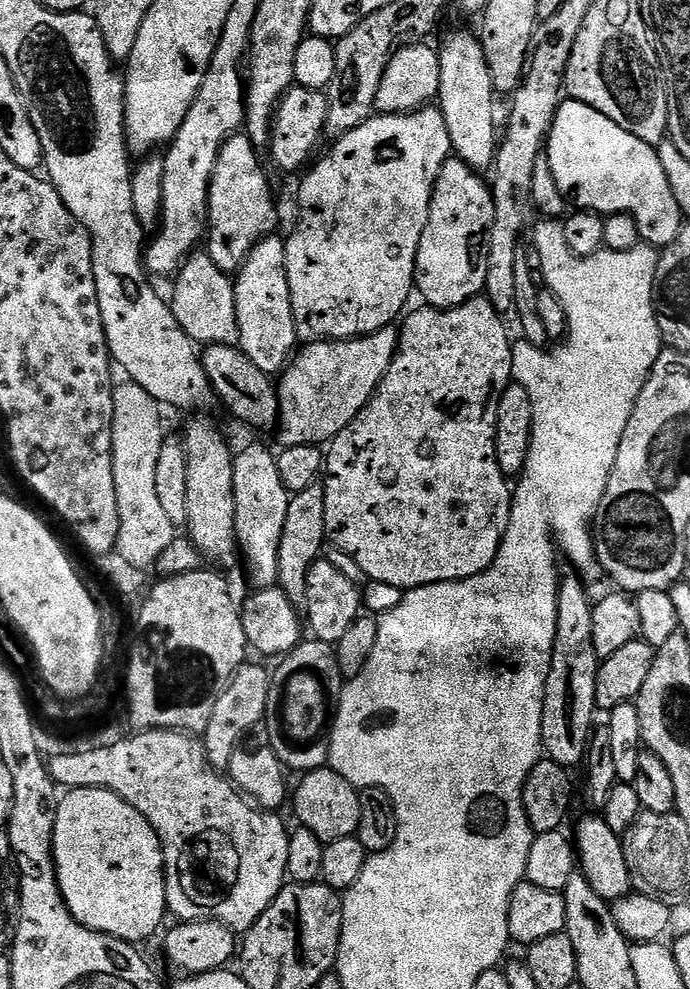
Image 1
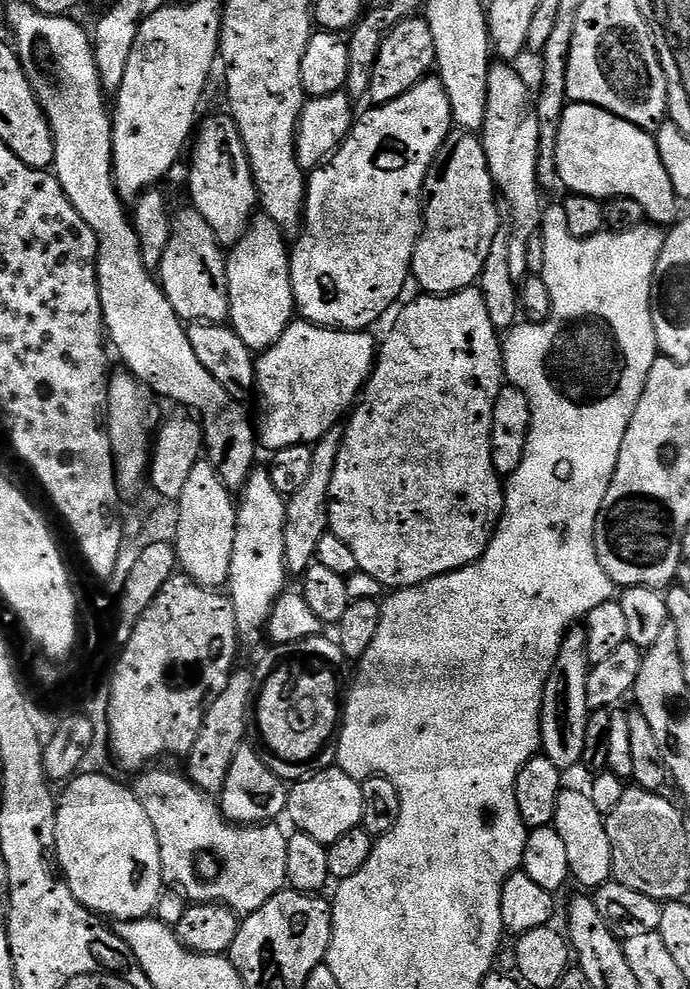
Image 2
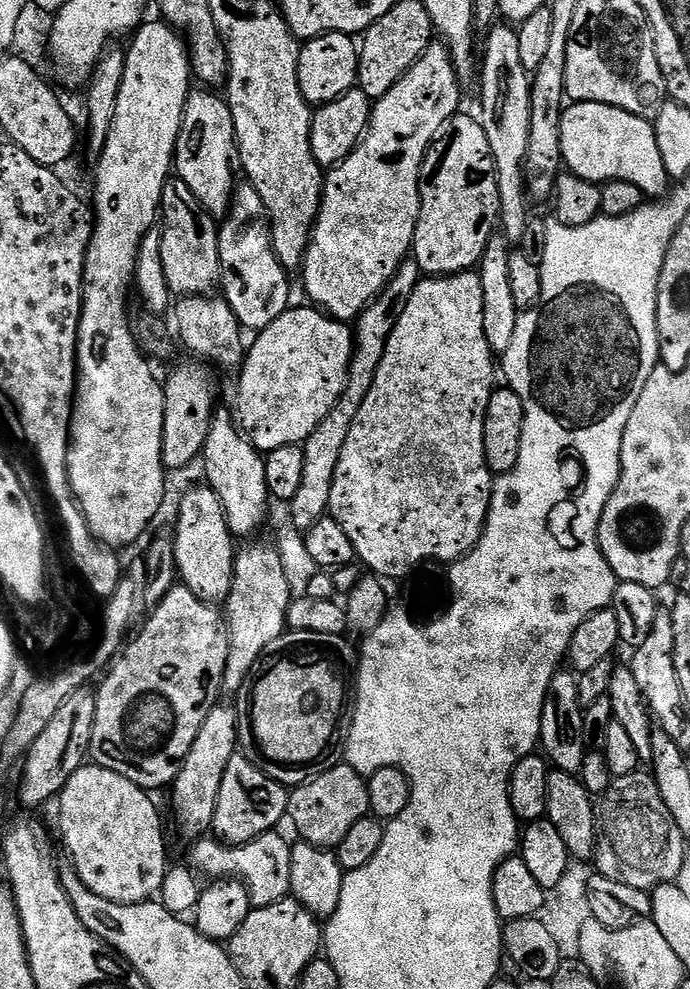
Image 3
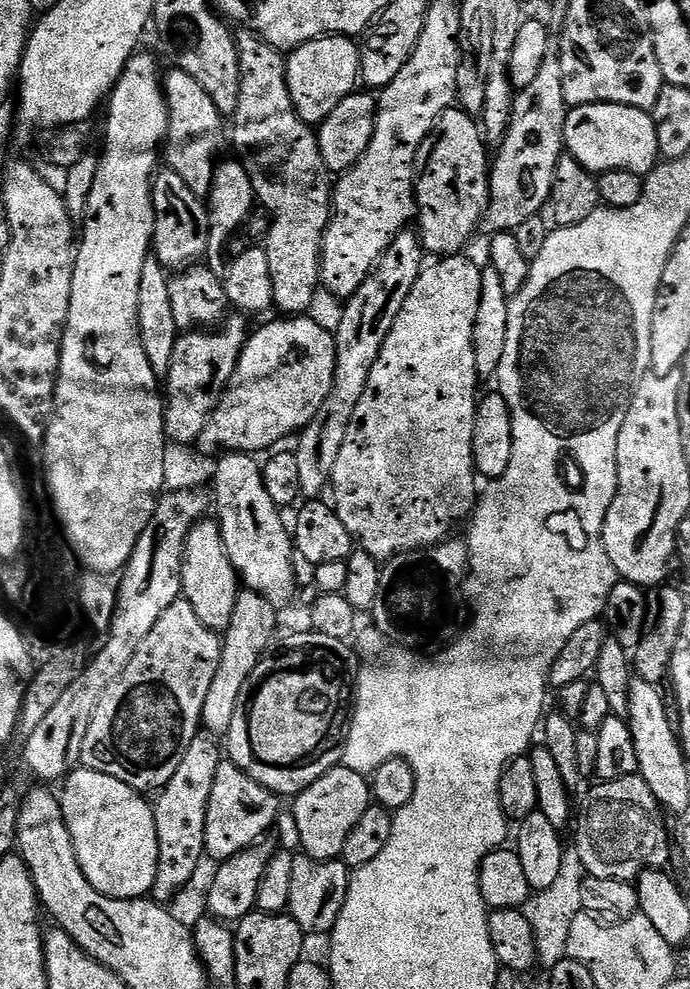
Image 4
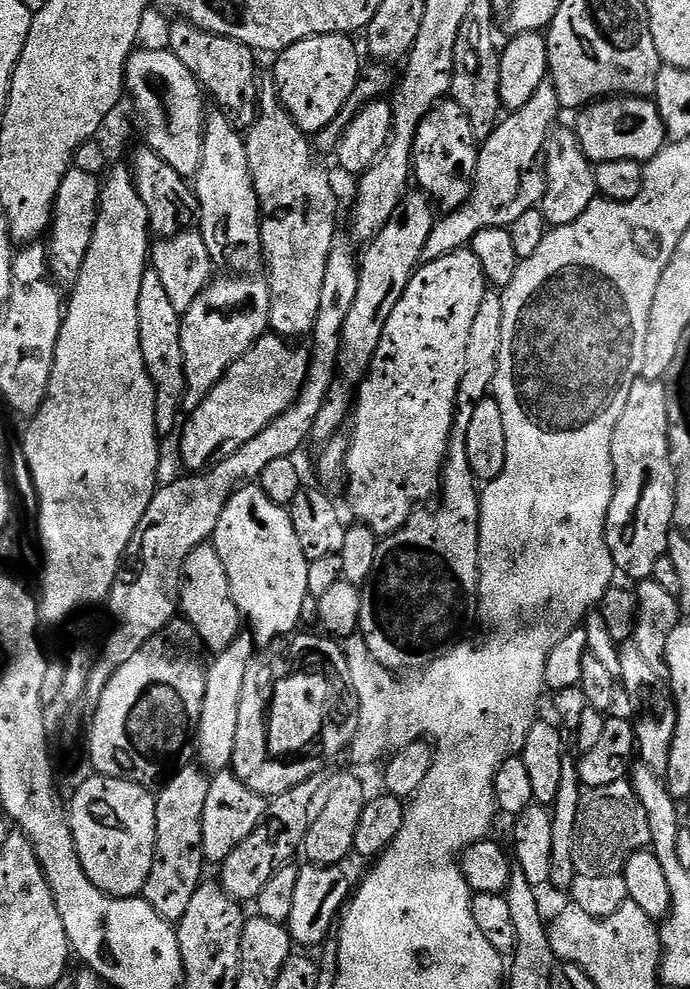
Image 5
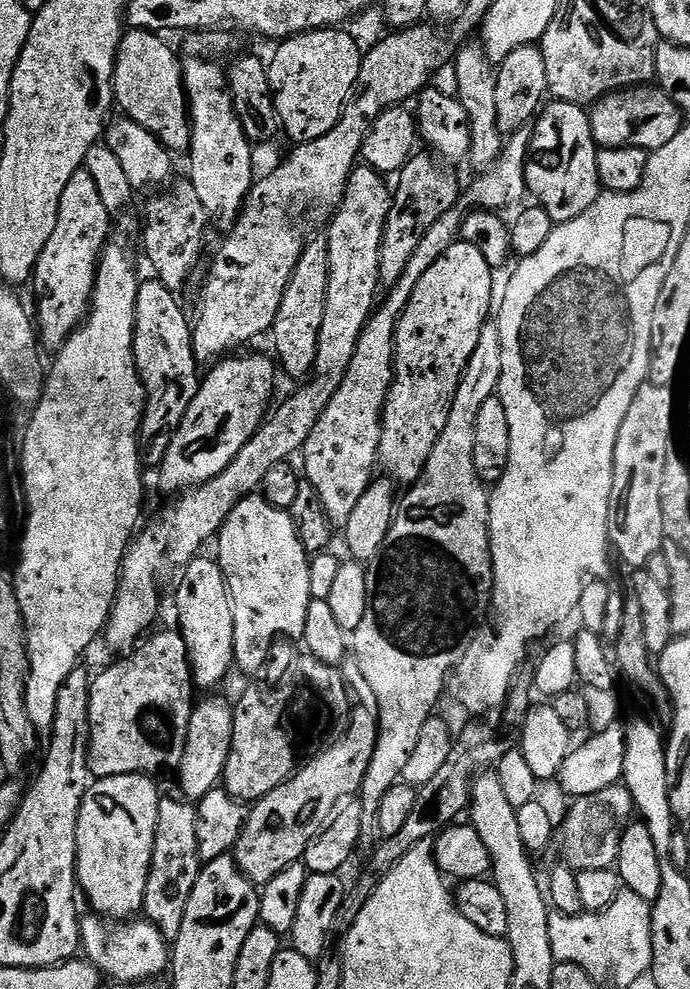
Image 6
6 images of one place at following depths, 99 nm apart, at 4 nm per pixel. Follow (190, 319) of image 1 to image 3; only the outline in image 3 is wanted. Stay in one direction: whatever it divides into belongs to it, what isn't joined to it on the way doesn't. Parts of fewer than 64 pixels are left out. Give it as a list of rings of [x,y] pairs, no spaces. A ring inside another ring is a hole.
[[[170,178],[164,183],[160,212],[164,232],[160,236],[162,250],[162,270],[166,272],[168,289],[173,295],[187,298],[208,296],[217,291],[220,285],[218,228],[201,208],[198,198],[190,194],[190,186],[179,178]]]

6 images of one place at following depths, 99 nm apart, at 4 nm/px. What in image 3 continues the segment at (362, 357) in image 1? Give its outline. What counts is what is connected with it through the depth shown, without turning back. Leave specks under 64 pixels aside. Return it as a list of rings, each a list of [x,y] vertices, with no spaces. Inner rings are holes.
[[[289,307],[270,326],[255,333],[252,348],[247,349],[244,363],[238,369],[240,381],[236,384],[236,412],[234,423],[241,433],[247,434],[257,452],[267,454],[287,444],[303,445],[314,434],[318,422],[334,410],[348,381],[352,361],[354,332],[347,323],[334,320],[315,307]]]

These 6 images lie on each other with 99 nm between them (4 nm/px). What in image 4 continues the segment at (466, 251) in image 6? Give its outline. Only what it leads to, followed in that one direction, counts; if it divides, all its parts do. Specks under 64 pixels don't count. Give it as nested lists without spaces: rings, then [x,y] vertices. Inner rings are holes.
[[[457,254],[457,255],[455,255],[455,256],[445,256],[445,257],[443,257],[443,258],[440,258],[440,259],[437,259],[437,260],[436,260],[436,261],[435,261],[435,262],[432,262],[432,263],[436,263],[436,264],[432,264],[432,263],[429,263],[429,264],[428,264],[428,265],[427,265],[427,266],[425,266],[425,267],[424,267],[424,269],[422,269],[422,270],[421,270],[421,271],[420,271],[420,277],[419,277],[419,278],[418,278],[418,282],[414,282],[414,290],[410,290],[410,298],[406,298],[406,302],[402,302],[402,310],[398,310],[398,318],[394,318],[394,326],[390,326],[390,334],[389,334],[389,335],[388,335],[388,337],[387,337],[387,338],[386,338],[386,342],[385,342],[385,343],[384,343],[384,345],[383,345],[383,346],[382,346],[382,354],[378,354],[378,362],[374,362],[374,370],[370,370],[370,382],[366,382],[366,394],[362,394],[362,402],[358,402],[358,406],[357,406],[357,407],[356,407],[356,409],[355,409],[355,410],[354,410],[354,418],[350,418],[350,430],[349,430],[349,431],[348,431],[348,433],[347,433],[347,434],[346,434],[346,442],[345,442],[345,443],[344,443],[344,445],[343,445],[343,446],[342,446],[342,451],[341,451],[341,452],[339,452],[339,453],[338,453],[338,463],[337,463],[337,464],[336,464],[336,465],[335,465],[335,466],[334,466],[334,474],[333,474],[333,475],[332,475],[332,482],[331,482],[331,485],[330,485],[330,500],[331,500],[331,503],[332,503],[332,504],[333,504],[333,505],[334,505],[334,507],[335,507],[335,509],[336,509],[336,513],[337,513],[337,514],[338,514],[338,518],[342,518],[342,522],[343,522],[343,524],[344,524],[344,525],[346,525],[346,530],[350,530],[350,534],[351,534],[351,535],[352,535],[352,539],[353,539],[353,541],[355,541],[355,543],[356,543],[356,544],[357,544],[357,545],[359,545],[359,547],[360,547],[360,548],[361,548],[361,549],[362,549],[362,550],[363,550],[363,552],[365,552],[365,553],[366,553],[366,554],[370,554],[370,555],[371,555],[371,556],[372,556],[372,557],[374,557],[374,559],[376,559],[376,560],[378,560],[378,561],[381,561],[381,562],[383,562],[383,561],[386,561],[386,560],[391,560],[391,559],[392,559],[392,557],[393,557],[393,556],[396,556],[396,555],[398,555],[398,553],[399,553],[399,552],[414,552],[414,551],[417,551],[417,550],[419,550],[419,549],[422,549],[422,548],[431,548],[431,547],[432,547],[432,545],[433,545],[433,544],[442,544],[442,543],[444,543],[444,541],[445,541],[445,540],[447,540],[447,539],[449,539],[449,537],[451,537],[451,536],[452,536],[452,535],[453,535],[453,532],[452,532],[452,527],[454,527],[454,526],[455,526],[455,524],[460,524],[460,523],[462,523],[462,522],[463,522],[463,520],[464,520],[464,523],[465,523],[465,521],[467,521],[467,520],[468,520],[468,519],[469,519],[469,517],[471,517],[471,515],[472,515],[472,513],[473,513],[473,511],[474,511],[474,509],[475,509],[475,507],[476,507],[476,505],[477,505],[477,503],[478,503],[478,488],[477,488],[477,492],[476,492],[476,480],[477,480],[477,481],[478,481],[478,473],[477,473],[477,471],[476,471],[476,443],[475,443],[475,442],[474,442],[474,426],[475,426],[475,425],[476,425],[476,410],[477,410],[477,407],[478,407],[478,395],[477,395],[477,396],[476,396],[476,391],[478,391],[478,390],[479,390],[479,388],[480,388],[480,384],[482,384],[482,377],[480,377],[480,376],[479,376],[479,375],[478,375],[478,374],[477,374],[477,372],[476,372],[476,362],[475,362],[475,360],[474,360],[474,322],[475,322],[475,321],[476,321],[476,315],[477,315],[477,314],[478,314],[478,302],[479,302],[479,301],[480,301],[480,295],[481,295],[481,294],[482,294],[482,268],[479,268],[479,266],[478,266],[478,265],[476,265],[476,264],[475,264],[475,262],[474,262],[474,261],[472,261],[472,260],[467,260],[467,258],[466,258],[466,257],[467,257],[467,255],[464,255],[464,254]]]

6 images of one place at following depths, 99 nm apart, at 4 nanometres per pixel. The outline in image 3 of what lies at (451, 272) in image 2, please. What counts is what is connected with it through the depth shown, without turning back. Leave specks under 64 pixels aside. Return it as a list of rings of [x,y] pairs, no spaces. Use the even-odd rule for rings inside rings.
[[[457,114],[441,126],[424,155],[420,178],[420,220],[414,230],[411,259],[415,260],[421,273],[432,278],[454,276],[457,272],[475,269],[493,235],[492,227],[497,227],[500,218],[496,164],[492,161],[490,142],[486,142],[486,130],[475,115]]]

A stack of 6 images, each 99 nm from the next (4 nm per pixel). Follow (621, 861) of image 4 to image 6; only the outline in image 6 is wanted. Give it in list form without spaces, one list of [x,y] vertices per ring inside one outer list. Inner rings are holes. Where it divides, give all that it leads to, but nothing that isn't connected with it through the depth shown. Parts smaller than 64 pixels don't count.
[[[623,783],[612,784],[606,790],[598,790],[598,794],[581,796],[571,803],[572,809],[565,814],[564,825],[558,828],[559,838],[564,839],[563,863],[577,872],[613,867],[625,827],[634,820],[634,805],[627,788]]]

